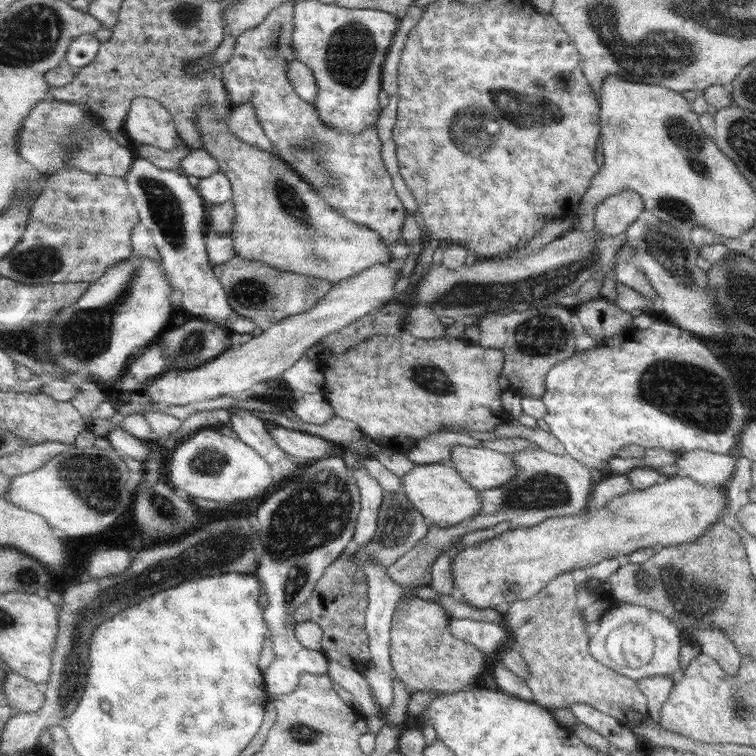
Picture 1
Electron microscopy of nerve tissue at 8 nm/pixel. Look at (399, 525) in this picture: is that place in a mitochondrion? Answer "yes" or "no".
yes

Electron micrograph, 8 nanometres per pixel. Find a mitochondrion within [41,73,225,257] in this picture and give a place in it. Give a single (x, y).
(164, 208)

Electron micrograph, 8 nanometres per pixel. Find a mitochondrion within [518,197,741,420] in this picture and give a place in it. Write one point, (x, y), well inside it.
(669, 254)

